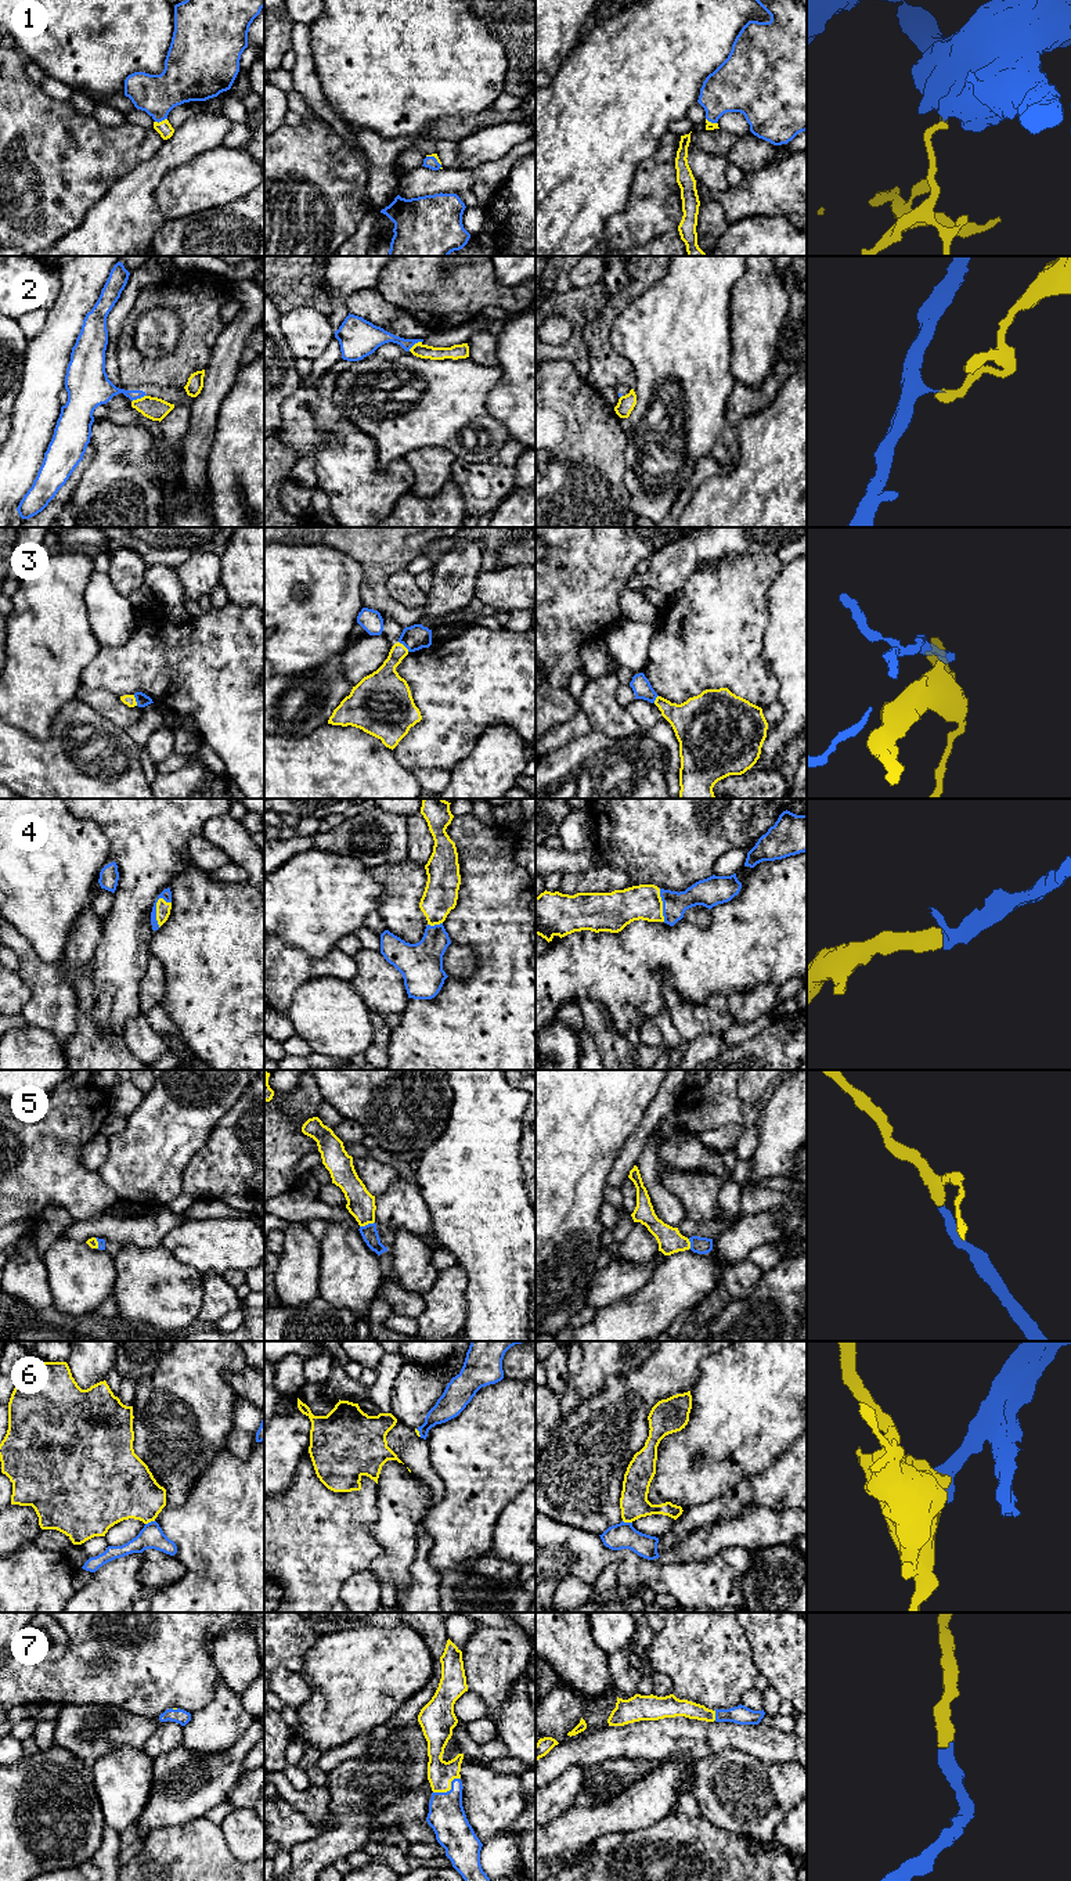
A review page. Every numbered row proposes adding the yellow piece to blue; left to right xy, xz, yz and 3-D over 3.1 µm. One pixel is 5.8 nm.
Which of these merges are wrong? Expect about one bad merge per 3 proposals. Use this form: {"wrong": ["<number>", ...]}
{"wrong": ["2", "3", "6"]}

